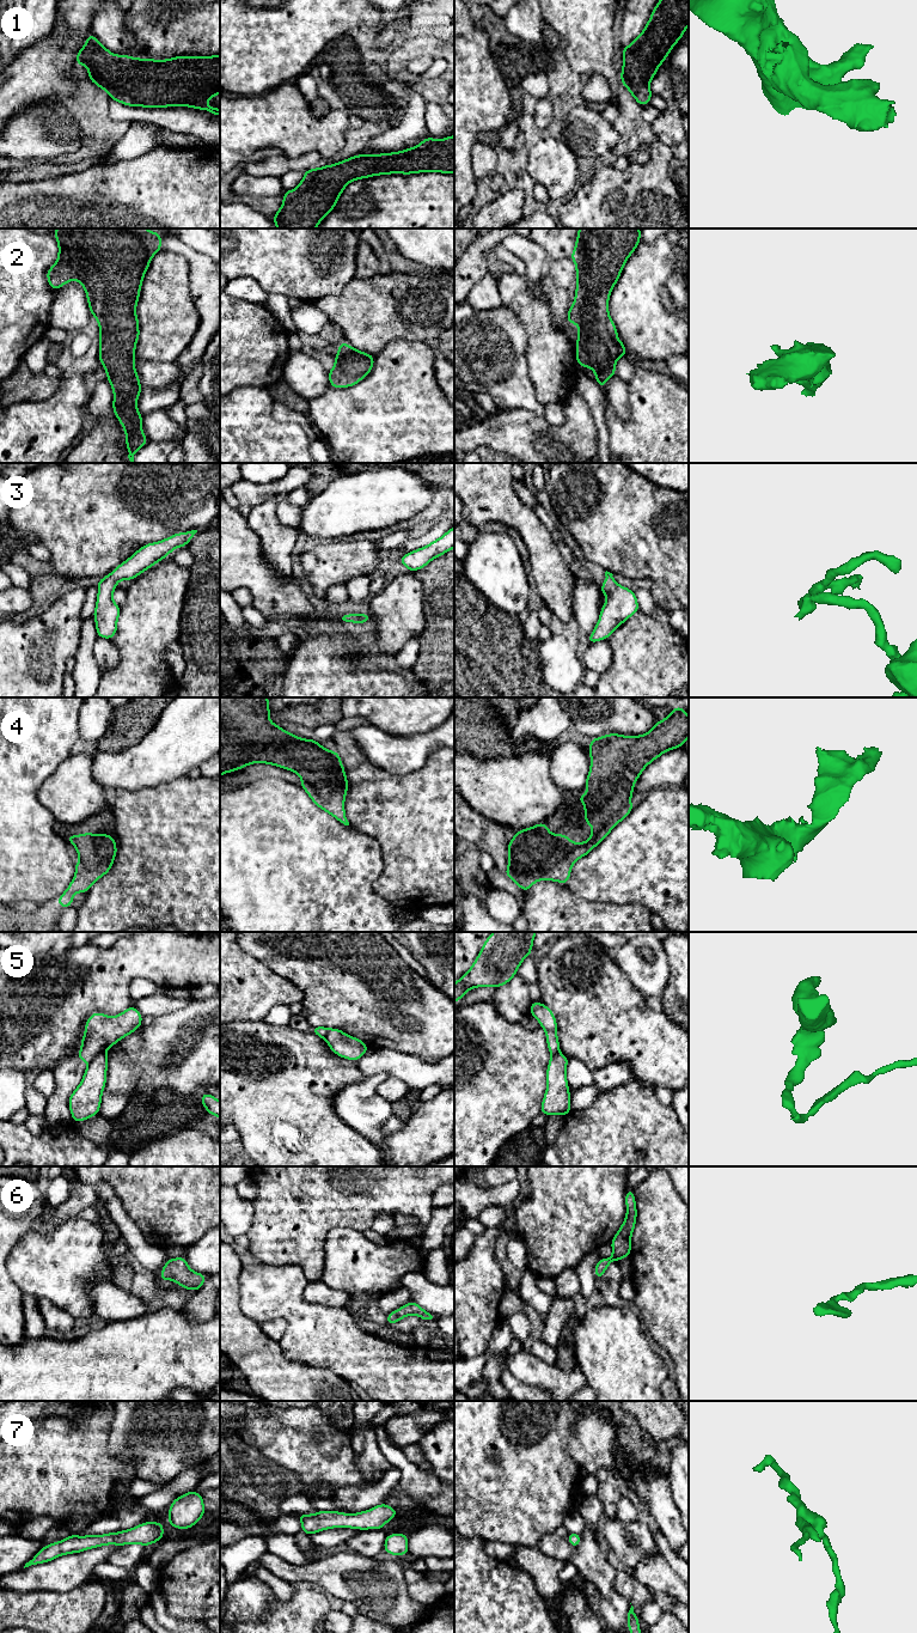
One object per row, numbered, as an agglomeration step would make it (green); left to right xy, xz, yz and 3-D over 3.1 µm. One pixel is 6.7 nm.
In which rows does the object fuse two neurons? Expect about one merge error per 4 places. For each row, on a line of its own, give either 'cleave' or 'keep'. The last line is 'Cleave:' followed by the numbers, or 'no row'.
1: keep
2: keep
3: keep
4: keep
5: cleave
6: keep
7: keep
Cleave: 5

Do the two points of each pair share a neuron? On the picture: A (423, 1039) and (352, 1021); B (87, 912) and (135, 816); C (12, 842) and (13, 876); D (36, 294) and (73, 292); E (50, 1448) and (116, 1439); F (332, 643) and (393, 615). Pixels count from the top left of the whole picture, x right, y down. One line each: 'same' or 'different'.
A: same
B: same
C: same
D: different
E: different
F: same

